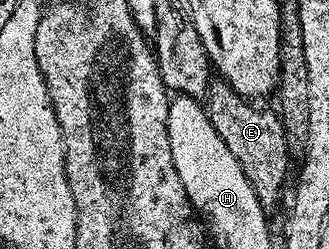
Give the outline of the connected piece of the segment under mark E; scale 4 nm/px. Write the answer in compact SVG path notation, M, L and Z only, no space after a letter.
M215 78L209 89L206 90L204 100L206 115L212 121L212 129L220 133L224 145L236 161L240 161L240 169L244 169L244 177L252 185L256 197L262 202L262 208L268 213L282 199L282 190L286 187L286 170L292 164L292 156L288 149L288 141L284 137L284 125L277 112L266 105L245 99L232 85Z

